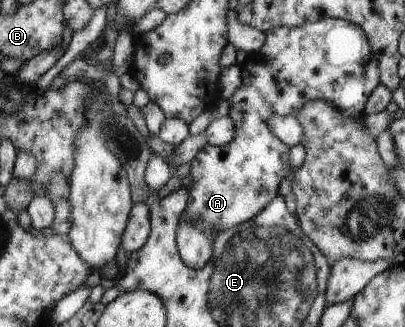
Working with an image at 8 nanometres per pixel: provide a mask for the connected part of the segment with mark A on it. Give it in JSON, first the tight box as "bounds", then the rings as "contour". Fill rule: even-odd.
{"bounds":[175,17,380,269],"contour":[[[324,17],[313,23],[302,23],[294,28],[275,27],[264,33],[264,49],[246,56],[240,64],[240,86],[227,98],[230,103],[227,115],[235,126],[232,140],[220,146],[204,144],[189,162],[187,175],[191,178],[191,184],[187,187],[187,206],[179,218],[175,243],[180,258],[192,269],[202,269],[214,256],[211,247],[212,230],[219,233],[250,221],[278,196],[278,184],[289,174],[289,147],[276,138],[267,126],[270,115],[294,116],[304,103],[312,100],[326,101],[344,116],[358,119],[363,116],[367,98],[380,83],[378,62],[375,54],[372,54],[367,35],[354,23]]]}

